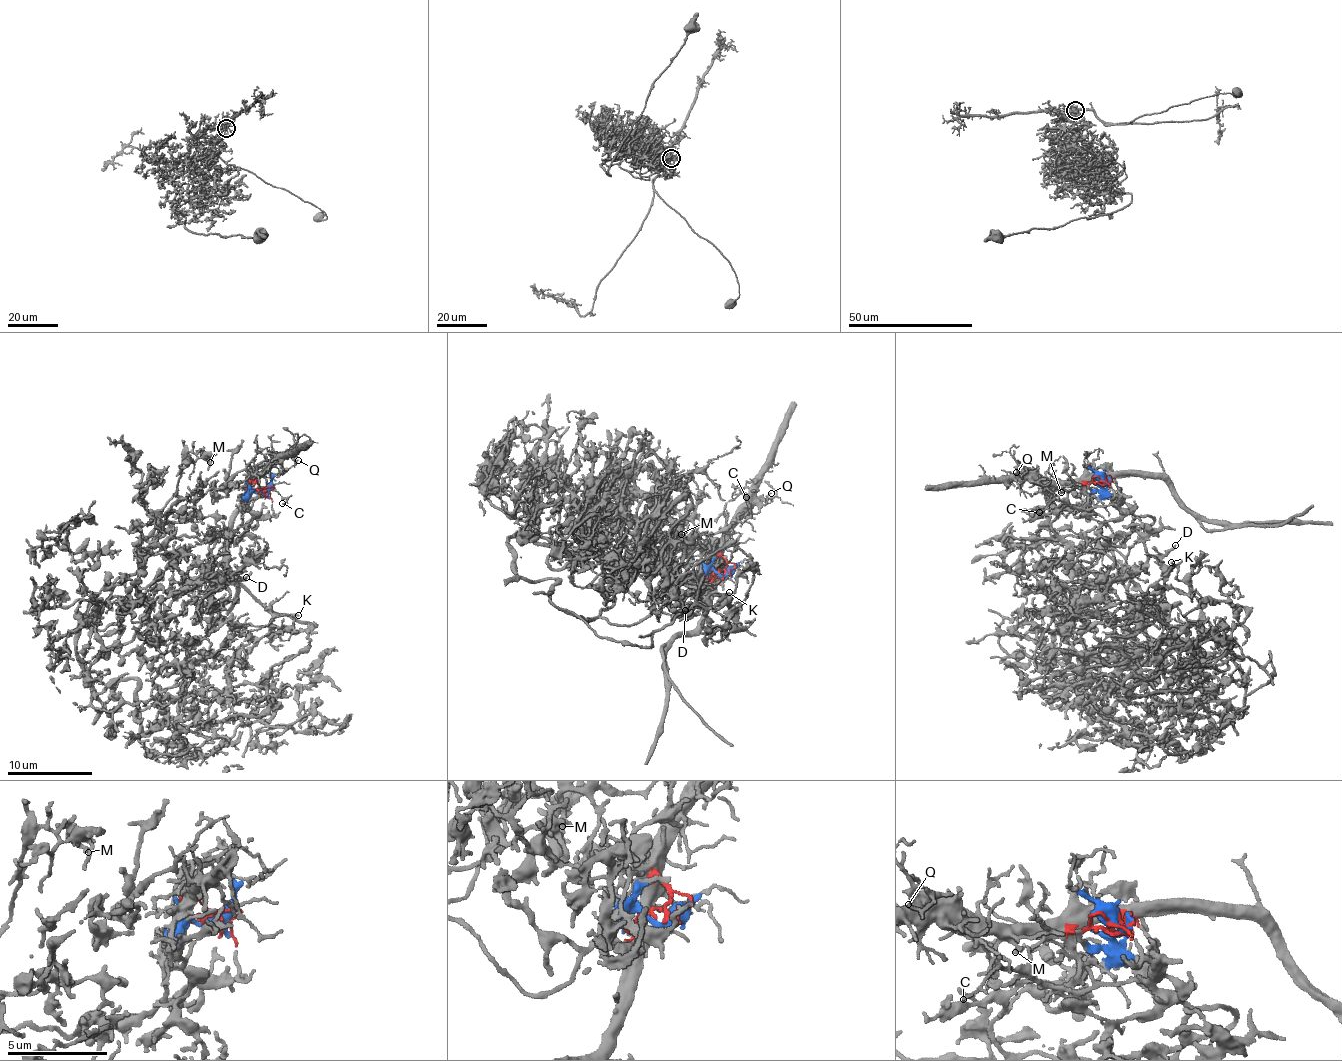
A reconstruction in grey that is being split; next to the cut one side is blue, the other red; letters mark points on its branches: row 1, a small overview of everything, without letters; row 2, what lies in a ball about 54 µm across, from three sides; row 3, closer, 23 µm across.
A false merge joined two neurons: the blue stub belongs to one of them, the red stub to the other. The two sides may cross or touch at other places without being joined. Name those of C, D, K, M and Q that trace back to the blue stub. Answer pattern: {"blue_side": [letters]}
{"blue_side": ["D", "K", "M"]}

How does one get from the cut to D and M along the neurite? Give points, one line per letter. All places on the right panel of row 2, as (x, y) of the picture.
D: (1104, 479), (1118, 515), (1092, 542), (1113, 564), (1101, 582), (1130, 576), (1175, 545)
M: (1104, 479), (1103, 490), (1128, 513), (1154, 521), (1129, 548), (1125, 585), (1113, 530), (1046, 497), (1060, 493)

